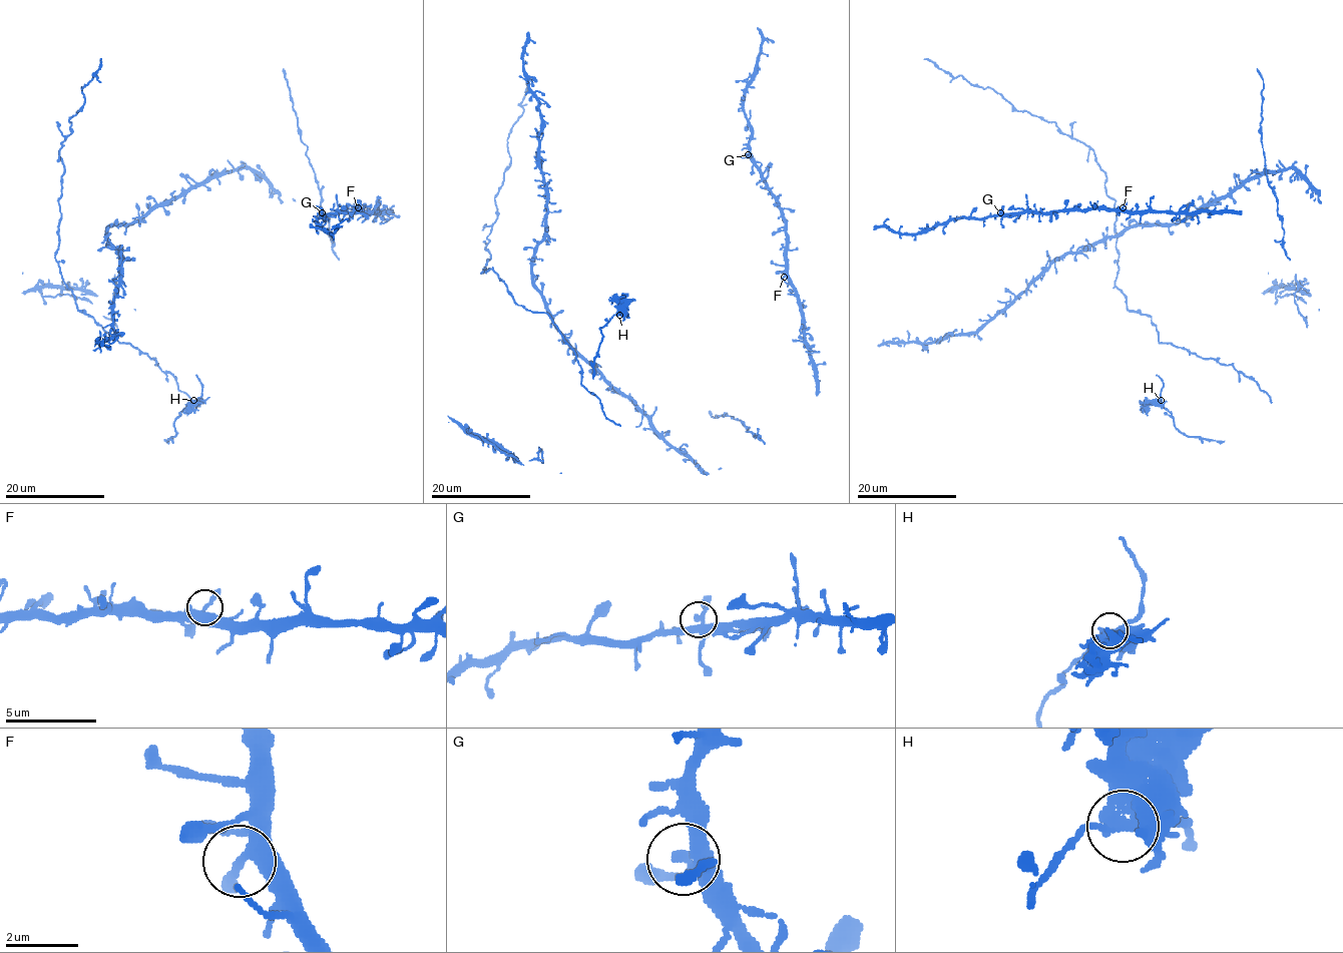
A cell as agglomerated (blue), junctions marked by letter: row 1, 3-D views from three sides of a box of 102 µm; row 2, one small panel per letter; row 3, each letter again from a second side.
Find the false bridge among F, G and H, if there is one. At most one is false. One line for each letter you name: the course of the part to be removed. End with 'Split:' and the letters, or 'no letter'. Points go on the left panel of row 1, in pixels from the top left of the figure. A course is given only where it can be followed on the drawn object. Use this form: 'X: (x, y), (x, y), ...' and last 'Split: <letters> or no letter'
H: (193, 400), (193, 405), (182, 412)
Split: H

